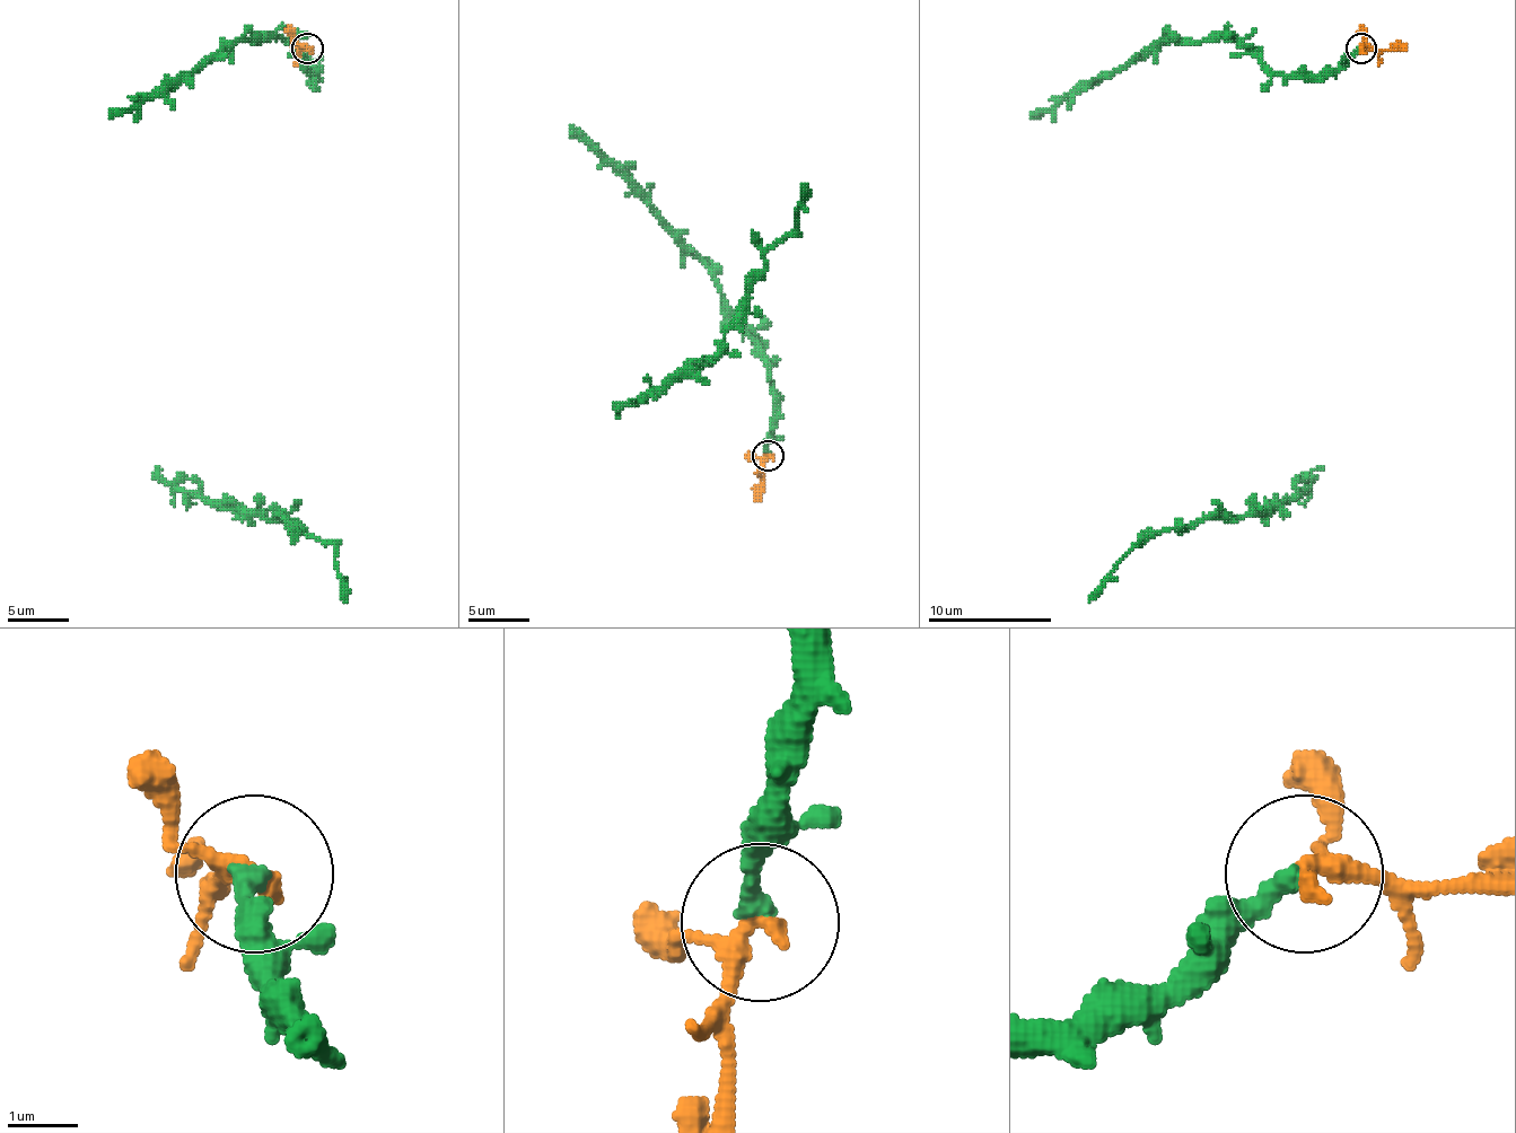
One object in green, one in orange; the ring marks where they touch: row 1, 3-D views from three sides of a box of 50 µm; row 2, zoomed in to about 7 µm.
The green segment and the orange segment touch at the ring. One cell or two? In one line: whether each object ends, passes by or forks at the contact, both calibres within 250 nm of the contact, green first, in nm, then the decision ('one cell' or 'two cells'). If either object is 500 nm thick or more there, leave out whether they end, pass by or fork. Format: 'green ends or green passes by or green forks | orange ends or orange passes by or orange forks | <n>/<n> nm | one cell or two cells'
green ends | orange passes by | 300/260 nm | one cell

